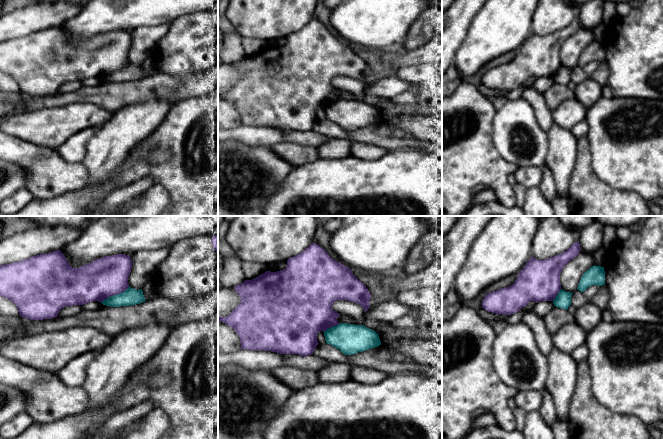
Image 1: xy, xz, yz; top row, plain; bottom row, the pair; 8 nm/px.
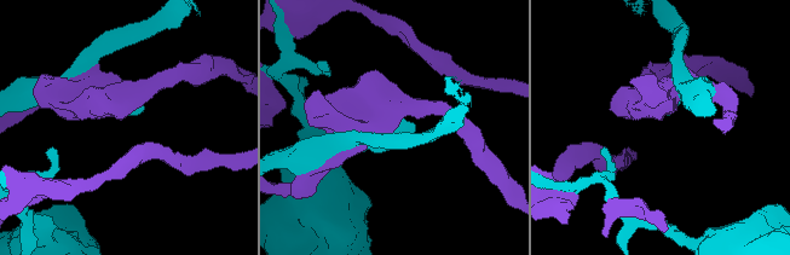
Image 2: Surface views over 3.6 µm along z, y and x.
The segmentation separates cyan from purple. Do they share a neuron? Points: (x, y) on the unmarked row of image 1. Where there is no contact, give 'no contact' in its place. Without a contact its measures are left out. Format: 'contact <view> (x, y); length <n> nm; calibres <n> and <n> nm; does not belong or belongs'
contact xy (115, 71); length 260 nm; calibres 130 and 320 nm; does not belong

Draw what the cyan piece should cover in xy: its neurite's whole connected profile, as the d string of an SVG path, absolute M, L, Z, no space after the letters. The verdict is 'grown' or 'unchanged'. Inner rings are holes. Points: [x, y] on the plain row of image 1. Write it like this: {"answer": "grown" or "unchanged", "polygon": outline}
{"answer": "unchanged", "polygon": "M130 62L122 69L108 73L101 79L110 83L131 82L145 78L142 65L136 66Z"}

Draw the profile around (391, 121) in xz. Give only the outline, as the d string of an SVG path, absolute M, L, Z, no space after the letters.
M400 114L399 115L388 115L388 116L385 116L384 118L381 118L381 121L383 121L386 124L388 130L390 131L393 137L403 139L405 141L415 140L413 136L403 131L397 125L399 116Z

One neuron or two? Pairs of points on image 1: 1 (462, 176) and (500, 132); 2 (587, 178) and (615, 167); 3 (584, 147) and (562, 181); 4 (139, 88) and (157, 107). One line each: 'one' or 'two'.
1: two
2: two
3: two
4: two

